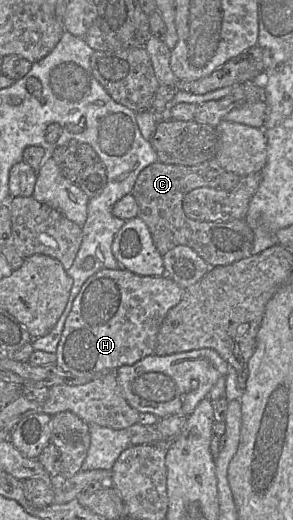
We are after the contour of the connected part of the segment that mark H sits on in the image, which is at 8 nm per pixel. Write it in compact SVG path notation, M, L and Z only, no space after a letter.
M102 269L89 277L75 297L65 321L57 351L56 365L67 372L102 374L133 365L146 356L155 354L157 335L167 313L182 299L184 288L167 275L141 276L121 269Z

